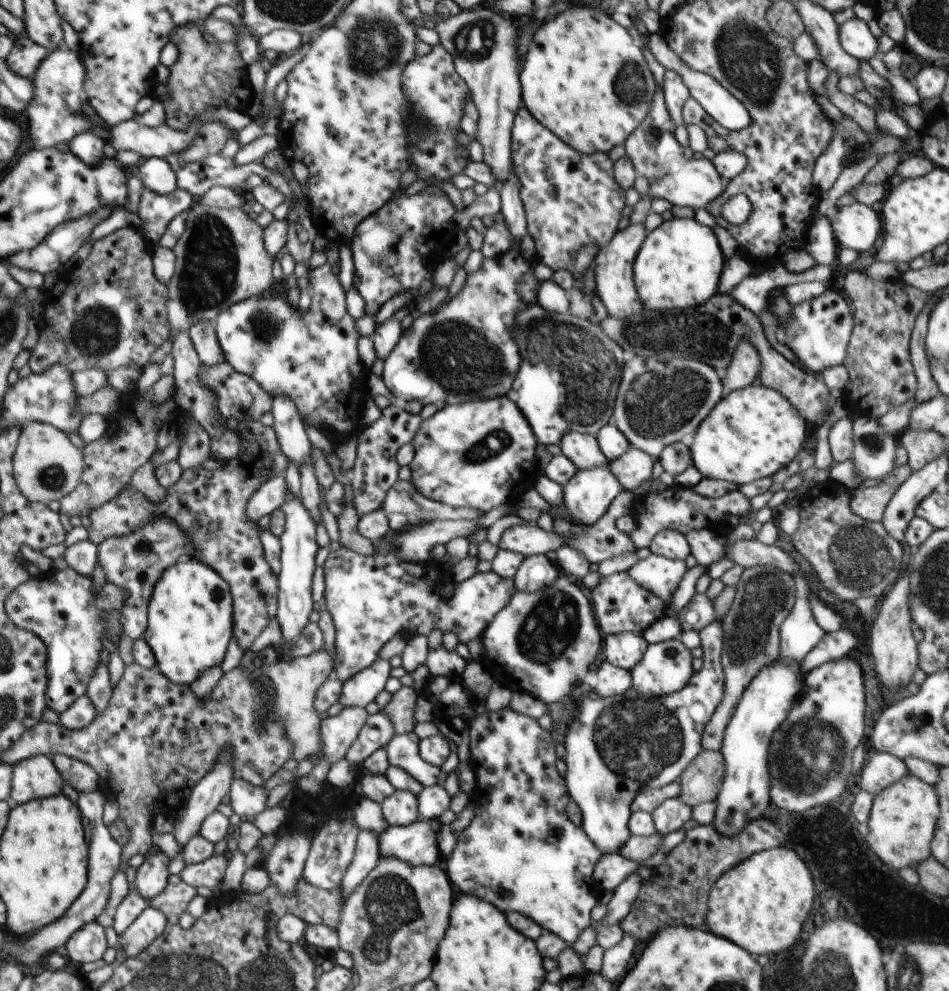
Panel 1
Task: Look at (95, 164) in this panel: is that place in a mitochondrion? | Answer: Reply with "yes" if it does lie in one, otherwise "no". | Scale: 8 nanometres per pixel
no

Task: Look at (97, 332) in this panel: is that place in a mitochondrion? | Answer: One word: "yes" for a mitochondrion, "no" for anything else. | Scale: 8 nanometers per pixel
yes

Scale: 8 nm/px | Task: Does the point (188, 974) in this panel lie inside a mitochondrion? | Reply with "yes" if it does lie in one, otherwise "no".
yes

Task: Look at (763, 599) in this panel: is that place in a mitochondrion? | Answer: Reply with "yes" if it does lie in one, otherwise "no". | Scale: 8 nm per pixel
yes

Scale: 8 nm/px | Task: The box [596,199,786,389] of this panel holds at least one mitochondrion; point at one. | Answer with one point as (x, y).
(630, 331)

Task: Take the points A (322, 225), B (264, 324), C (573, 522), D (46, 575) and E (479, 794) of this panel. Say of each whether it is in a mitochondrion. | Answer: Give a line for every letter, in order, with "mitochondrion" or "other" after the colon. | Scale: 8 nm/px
A: other
B: mitochondrion
C: other
D: other
E: other

